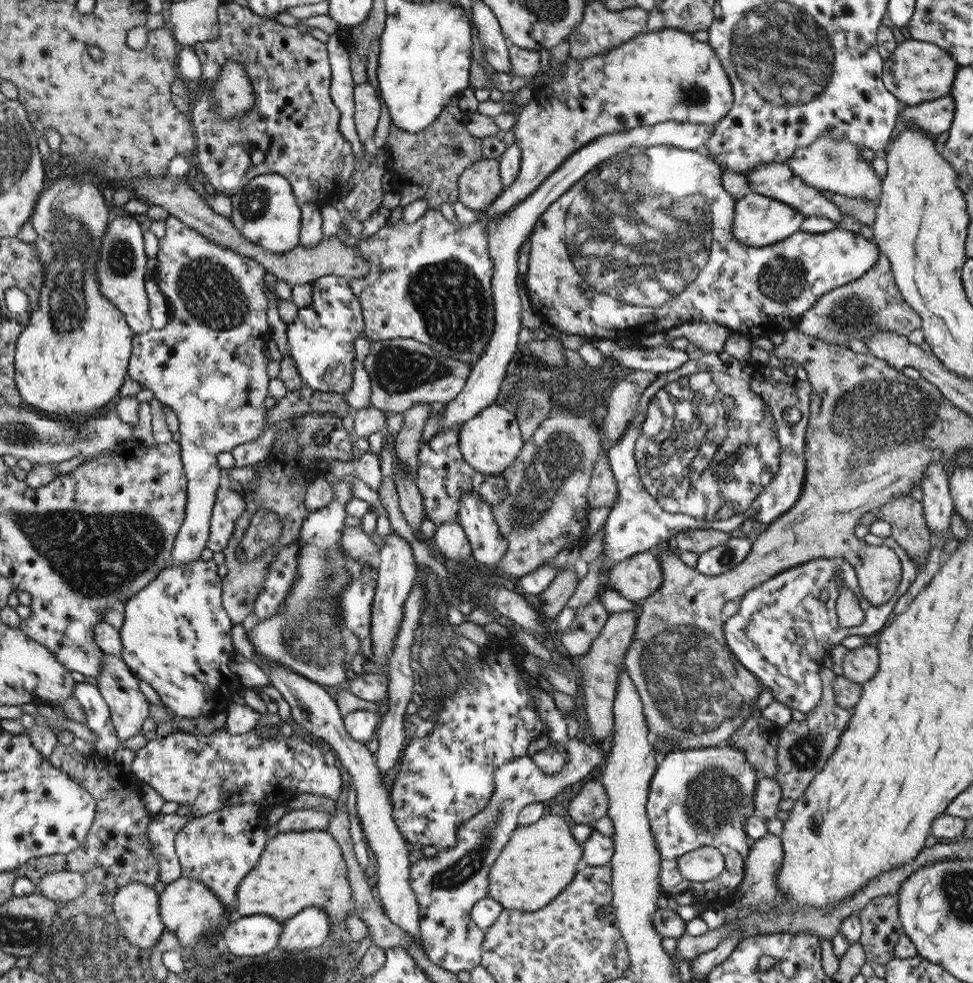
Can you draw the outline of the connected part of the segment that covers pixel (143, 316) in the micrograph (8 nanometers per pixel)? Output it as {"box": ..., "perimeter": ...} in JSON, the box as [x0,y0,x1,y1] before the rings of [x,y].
{"box":[96,216,150,338],"perimeter":[[[117,216],[110,222],[105,238],[102,238],[96,277],[102,295],[106,295],[125,314],[135,338],[150,332],[150,314],[148,314],[148,298],[144,290],[146,286],[144,276],[146,276],[146,252],[142,248],[140,224],[132,216]]]}

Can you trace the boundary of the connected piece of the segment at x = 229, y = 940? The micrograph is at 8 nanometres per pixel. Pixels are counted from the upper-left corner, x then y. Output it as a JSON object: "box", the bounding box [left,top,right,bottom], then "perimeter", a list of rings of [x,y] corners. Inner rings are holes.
{"box":[221,915,284,956],"perimeter":[[[236,915],[224,927],[221,940],[226,952],[234,956],[262,956],[277,948],[282,929],[284,923],[274,917]]]}

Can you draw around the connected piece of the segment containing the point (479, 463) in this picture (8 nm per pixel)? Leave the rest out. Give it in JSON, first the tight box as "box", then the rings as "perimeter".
{"box":[459,405,523,476],"perimeter":[[[491,405],[460,428],[459,448],[463,460],[479,474],[497,476],[515,461],[523,447],[523,438],[514,411],[507,406]]]}

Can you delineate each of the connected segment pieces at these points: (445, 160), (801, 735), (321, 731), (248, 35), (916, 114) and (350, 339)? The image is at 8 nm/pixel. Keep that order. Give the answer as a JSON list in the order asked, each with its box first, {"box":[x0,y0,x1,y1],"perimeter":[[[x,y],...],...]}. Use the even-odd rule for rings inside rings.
[{"box":[382,94,483,209],"perimeter":[[[460,94],[454,95],[437,120],[418,133],[390,126],[382,149],[389,162],[390,190],[398,194],[399,206],[405,207],[420,198],[428,202],[428,209],[440,209],[443,202],[459,200],[457,182],[468,166],[483,158],[482,139],[470,135],[467,125],[471,114],[458,105]]]},{"box":[773,666,851,801],"perimeter":[[[822,666],[820,678],[823,691],[816,709],[806,713],[804,720],[792,719],[786,727],[781,729],[776,754],[778,770],[773,778],[780,784],[784,799],[791,798],[795,801],[804,794],[804,790],[812,782],[813,776],[824,768],[829,756],[834,754],[834,750],[840,742],[840,736],[850,722],[851,710],[836,705],[836,699],[834,699],[833,682],[836,677],[837,674],[831,668]]]},{"box":[233,623,420,946],"perimeter":[[[242,623],[234,625],[233,640],[238,652],[246,660],[252,660],[252,662],[258,664],[263,672],[269,676],[271,685],[281,692],[281,695],[290,705],[291,718],[298,724],[302,724],[316,738],[323,738],[332,746],[339,769],[345,773],[345,776],[350,778],[352,786],[356,790],[358,817],[362,823],[366,839],[378,861],[378,871],[374,874],[378,876],[377,888],[383,910],[396,926],[409,932],[415,938],[415,944],[420,946],[420,906],[418,906],[414,891],[409,886],[410,852],[407,851],[405,839],[393,820],[391,798],[388,795],[384,778],[380,776],[374,754],[366,747],[365,743],[354,740],[349,731],[345,729],[344,718],[342,718],[336,700],[334,700],[329,689],[312,681],[312,679],[304,677],[304,675],[296,673],[294,669],[290,669],[286,665],[280,665],[276,661],[268,661],[266,657],[258,655],[256,645],[254,645],[254,642],[250,642],[249,630],[246,630]]]},{"box":[192,2,354,204],"perimeter":[[[222,2],[218,7],[218,26],[220,26],[220,34],[216,40],[204,41],[203,43],[193,44],[196,56],[200,59],[202,66],[201,82],[204,82],[206,90],[202,90],[202,95],[194,102],[194,109],[192,111],[192,125],[195,132],[196,144],[195,153],[193,158],[197,158],[198,164],[194,168],[200,169],[200,172],[204,173],[206,184],[210,192],[217,194],[224,194],[232,196],[234,193],[240,192],[249,184],[253,178],[261,176],[262,174],[279,174],[284,176],[286,180],[293,186],[297,203],[306,204],[306,202],[328,202],[338,190],[340,186],[352,176],[354,172],[354,156],[352,156],[352,150],[350,150],[350,143],[341,135],[339,131],[339,120],[341,118],[341,112],[339,108],[334,104],[332,100],[332,94],[330,94],[330,84],[332,84],[332,73],[330,70],[330,54],[328,54],[328,41],[322,42],[322,38],[315,38],[310,33],[302,33],[296,27],[285,26],[284,24],[276,21],[276,19],[266,18],[266,16],[254,14],[249,7],[241,6],[234,2]],[[228,59],[234,59],[238,63],[242,63],[248,71],[248,77],[252,81],[252,89],[254,89],[254,97],[256,97],[256,104],[254,108],[246,114],[247,116],[237,125],[232,125],[220,121],[217,118],[216,106],[214,106],[214,96],[212,96],[212,87],[214,87],[214,81],[216,81],[218,75],[218,69],[222,70],[222,65],[228,61]]]},{"box":[884,93,956,152],"perimeter":[[[950,93],[945,94],[940,98],[936,98],[930,102],[923,102],[919,105],[906,106],[903,114],[899,114],[896,128],[892,130],[888,144],[884,148],[884,152],[888,152],[888,145],[896,139],[896,135],[908,127],[908,125],[916,125],[922,131],[930,133],[930,135],[938,136],[942,132],[949,130],[955,118],[954,110],[956,110],[956,103],[954,97]]]},{"box":[287,275,364,393],"perimeter":[[[328,275],[311,282],[310,306],[301,308],[291,325],[287,326],[290,357],[311,390],[326,393],[345,393],[352,389],[354,340],[364,336],[364,312],[360,299],[354,294],[349,279]]]}]

